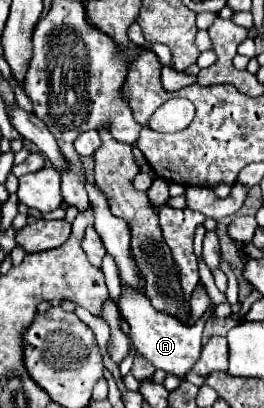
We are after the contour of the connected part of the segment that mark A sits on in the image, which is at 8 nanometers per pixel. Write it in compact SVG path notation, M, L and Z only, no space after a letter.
M122 287L122 299L120 299L118 307L120 307L120 313L124 315L124 319L130 323L130 337L132 337L138 353L142 353L154 367L164 369L166 373L176 375L184 381L188 375L188 369L192 369L192 365L196 365L196 361L200 357L200 349L202 349L200 337L202 337L206 319L210 315L211 306L192 327L184 327L180 321L168 317L166 313L158 313L156 309L152 309L148 297L142 291Z

